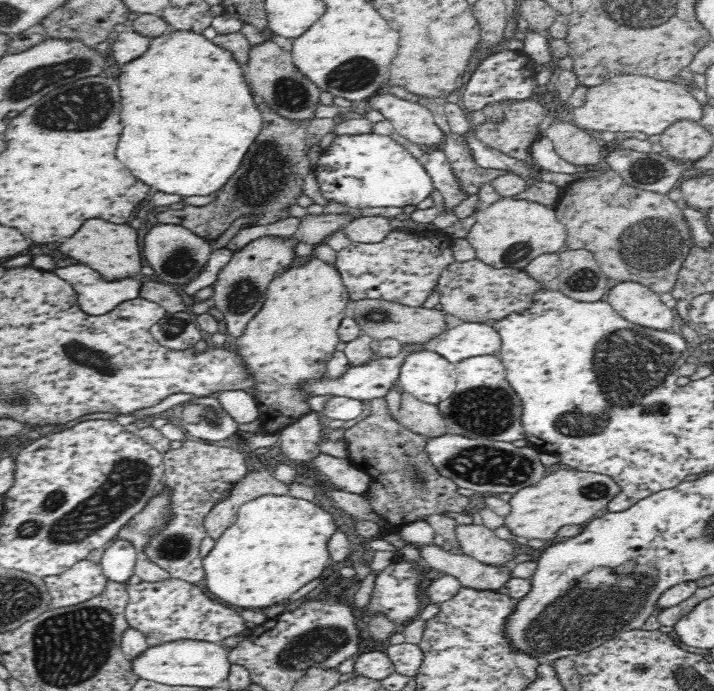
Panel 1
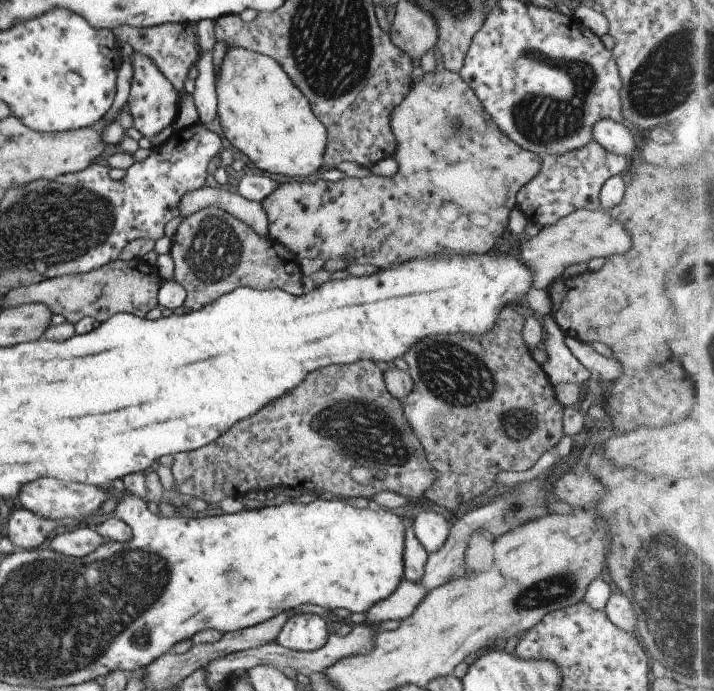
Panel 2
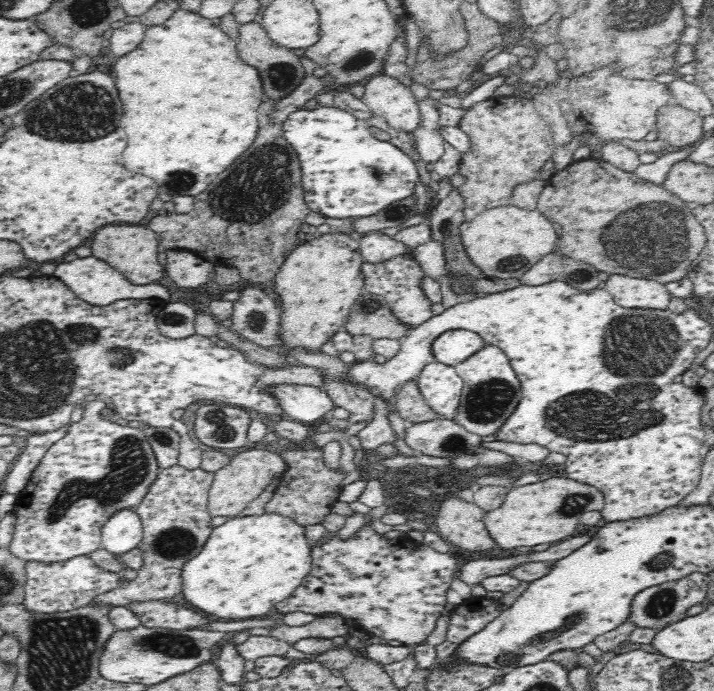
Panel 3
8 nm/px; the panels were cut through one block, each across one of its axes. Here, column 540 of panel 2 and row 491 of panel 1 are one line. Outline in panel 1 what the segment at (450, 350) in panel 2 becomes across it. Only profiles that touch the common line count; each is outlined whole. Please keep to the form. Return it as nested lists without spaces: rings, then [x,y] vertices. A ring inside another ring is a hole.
[[[375,398],[363,402],[363,408],[369,408],[370,414],[354,424],[352,428],[345,430],[344,436],[349,447],[351,462],[358,468],[362,468],[371,477],[371,485],[367,490],[369,502],[374,504],[373,511],[386,519],[389,528],[402,528],[414,520],[421,520],[430,514],[441,514],[442,512],[470,513],[467,496],[456,493],[457,486],[452,480],[444,478],[437,472],[436,467],[428,458],[424,450],[426,437],[410,431],[403,427],[398,421],[395,422],[388,413],[386,399]]]

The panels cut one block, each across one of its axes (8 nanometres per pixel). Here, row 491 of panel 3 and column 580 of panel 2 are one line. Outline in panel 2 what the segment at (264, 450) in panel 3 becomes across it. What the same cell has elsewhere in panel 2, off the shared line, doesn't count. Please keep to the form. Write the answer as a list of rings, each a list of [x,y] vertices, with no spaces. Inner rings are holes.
[[[601,208],[595,210],[579,209],[561,218],[553,226],[541,228],[533,237],[527,238],[519,246],[519,252],[523,262],[531,266],[531,274],[535,278],[531,280],[533,288],[546,289],[551,280],[558,278],[563,269],[571,264],[593,260],[593,258],[607,258],[613,254],[625,254],[631,248],[629,232],[623,228],[621,222],[611,218]]]

